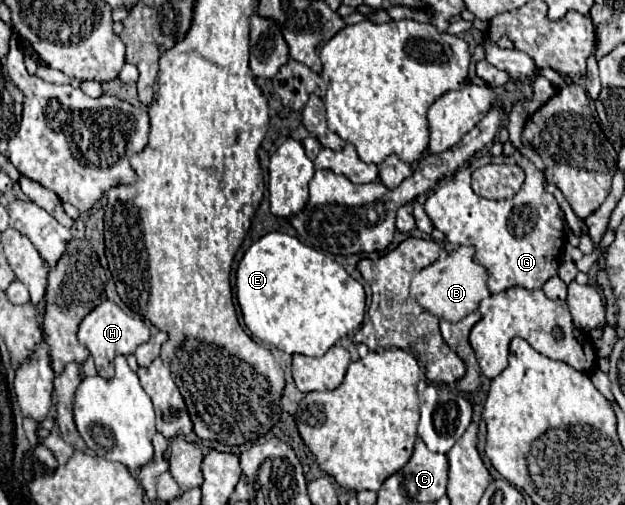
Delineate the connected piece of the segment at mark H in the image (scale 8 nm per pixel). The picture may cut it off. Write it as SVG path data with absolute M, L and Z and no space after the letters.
M105 301L101 305L97 305L83 321L79 327L79 343L85 345L95 361L97 373L103 379L111 379L113 377L113 359L117 355L131 355L135 353L135 349L141 343L149 341L149 327L145 325L145 321L141 317L131 317L127 313L123 313L113 301Z

